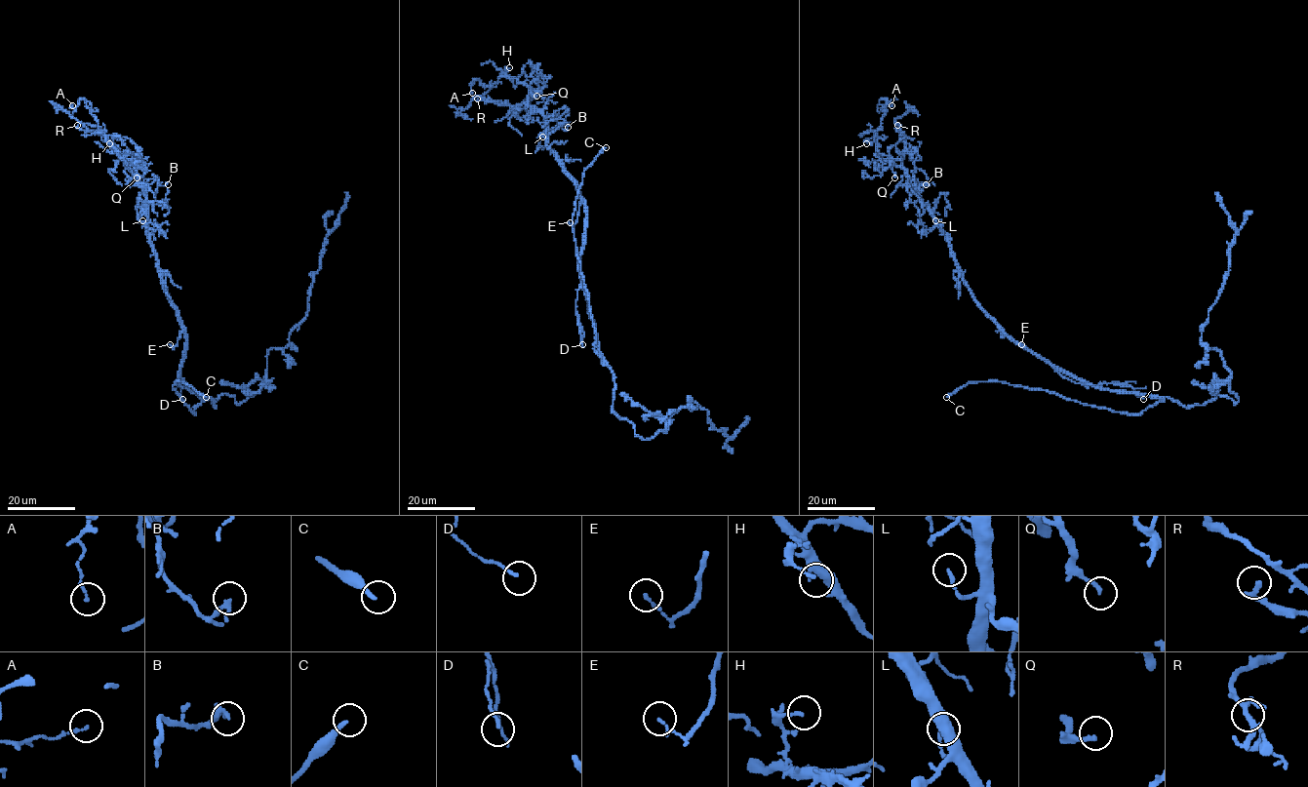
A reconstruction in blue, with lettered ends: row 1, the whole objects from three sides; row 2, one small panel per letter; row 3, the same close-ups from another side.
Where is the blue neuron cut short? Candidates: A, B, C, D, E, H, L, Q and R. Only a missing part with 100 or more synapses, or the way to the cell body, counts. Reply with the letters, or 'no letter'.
C

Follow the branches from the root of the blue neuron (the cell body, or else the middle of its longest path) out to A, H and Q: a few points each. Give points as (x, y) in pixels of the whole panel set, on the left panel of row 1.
A: (187, 387), (180, 377), (185, 328), (147, 232), (145, 190), (85, 99), (72, 105)
H: (187, 387), (180, 377), (185, 328), (147, 232), (145, 190), (109, 143)
Q: (187, 387), (180, 377), (185, 328), (168, 295), (147, 232), (145, 190), (137, 177)

